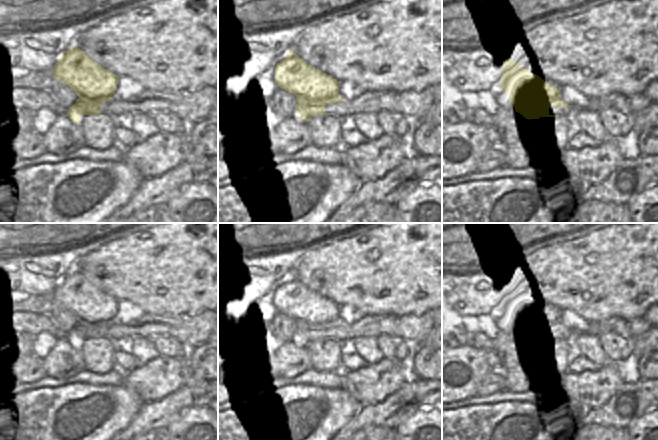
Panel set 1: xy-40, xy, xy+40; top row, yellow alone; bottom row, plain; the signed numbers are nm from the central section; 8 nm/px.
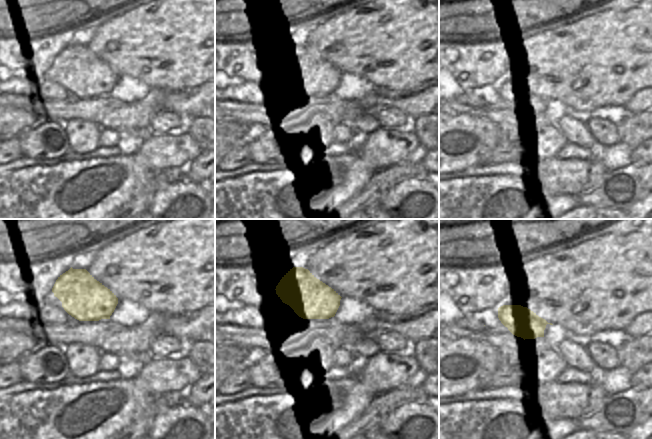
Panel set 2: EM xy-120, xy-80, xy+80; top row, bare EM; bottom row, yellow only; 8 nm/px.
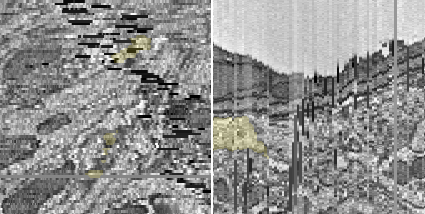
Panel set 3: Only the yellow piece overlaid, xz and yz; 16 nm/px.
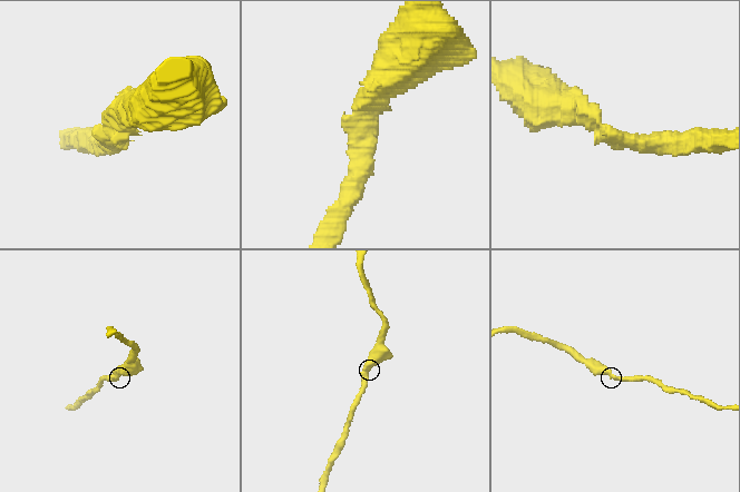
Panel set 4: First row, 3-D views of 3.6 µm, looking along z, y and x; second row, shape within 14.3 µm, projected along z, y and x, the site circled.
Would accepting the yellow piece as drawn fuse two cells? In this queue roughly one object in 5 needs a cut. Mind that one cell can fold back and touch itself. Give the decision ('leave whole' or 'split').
leave whole

